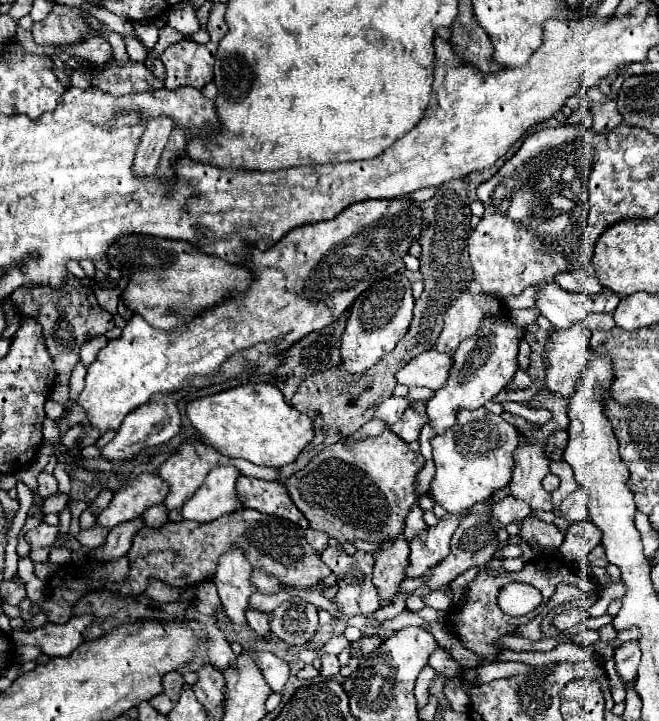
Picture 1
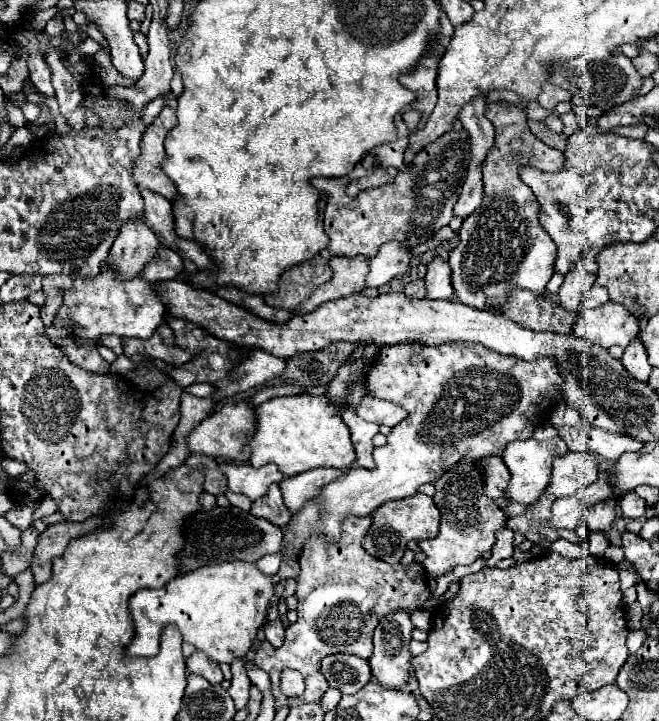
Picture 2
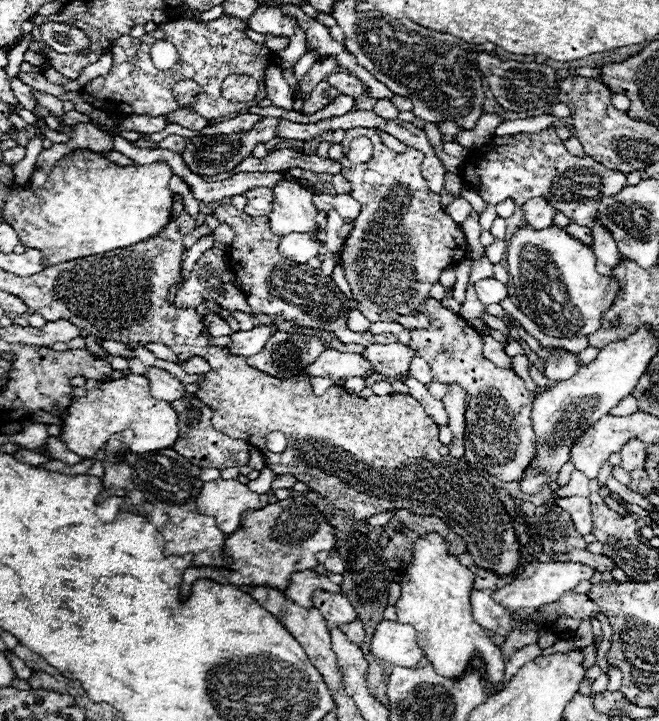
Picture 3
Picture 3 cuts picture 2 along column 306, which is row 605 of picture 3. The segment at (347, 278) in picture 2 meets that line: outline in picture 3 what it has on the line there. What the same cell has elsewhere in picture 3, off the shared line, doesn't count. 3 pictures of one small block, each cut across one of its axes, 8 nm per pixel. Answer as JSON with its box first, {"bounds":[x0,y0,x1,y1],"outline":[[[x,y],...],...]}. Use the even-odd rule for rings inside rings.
{"bounds":[284,570,342,608],"outline":[[[302,570],[290,576],[288,588],[284,590],[286,598],[296,602],[302,608],[312,608],[312,594],[314,590],[326,590],[332,594],[340,594],[342,588],[334,584],[330,578],[316,574],[314,570]]]}

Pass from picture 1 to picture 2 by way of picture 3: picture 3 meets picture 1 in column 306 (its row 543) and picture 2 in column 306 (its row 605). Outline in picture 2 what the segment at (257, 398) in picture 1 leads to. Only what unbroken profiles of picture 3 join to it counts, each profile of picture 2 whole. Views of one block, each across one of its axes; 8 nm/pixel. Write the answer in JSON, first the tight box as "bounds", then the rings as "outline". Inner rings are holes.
{"bounds":[246,396,356,476],"outline":[[[282,396],[260,404],[256,408],[254,432],[246,440],[254,468],[270,462],[286,476],[296,476],[322,466],[350,468],[356,458],[348,428],[340,418],[338,408],[328,404],[324,396]]]}

